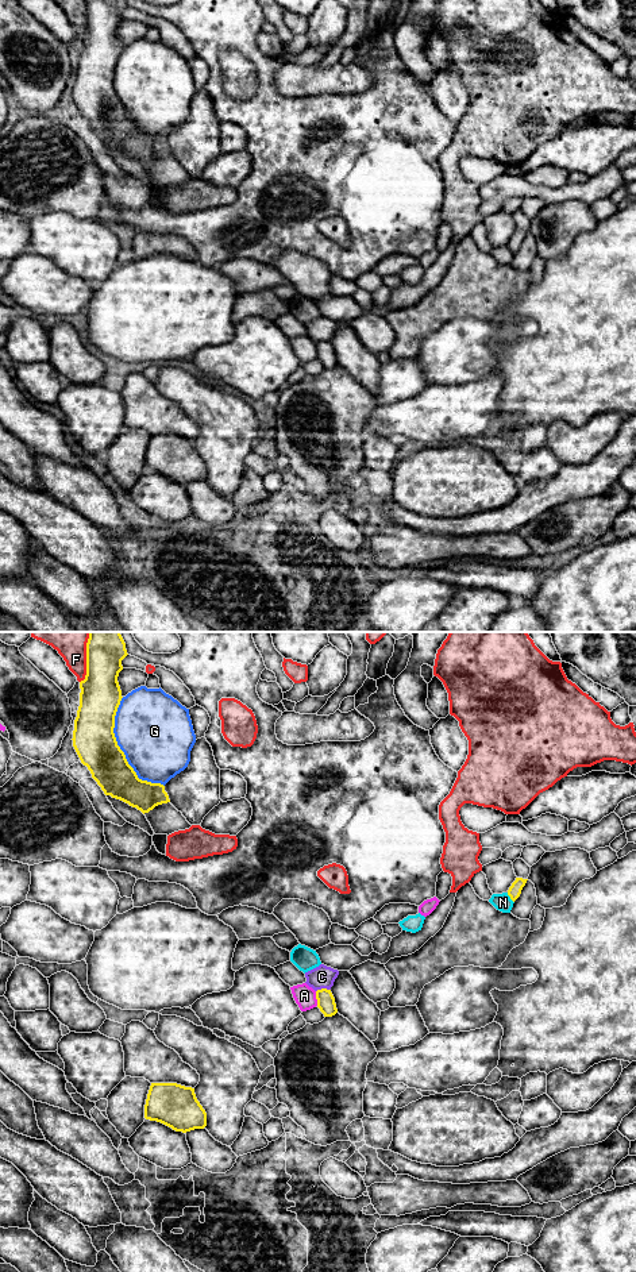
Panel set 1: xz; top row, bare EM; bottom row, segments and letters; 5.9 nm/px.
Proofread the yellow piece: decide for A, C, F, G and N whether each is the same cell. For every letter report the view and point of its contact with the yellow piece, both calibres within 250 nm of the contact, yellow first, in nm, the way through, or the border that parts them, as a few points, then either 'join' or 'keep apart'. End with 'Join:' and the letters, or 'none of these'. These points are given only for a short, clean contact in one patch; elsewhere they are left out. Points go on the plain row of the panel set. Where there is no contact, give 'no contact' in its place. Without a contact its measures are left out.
A: contact xz (316, 350); calibres 110 and 130 nm; border xz (315, 343), (318, 357); keep apart
C: contact xz (323, 340); calibres 110 and 140 nm; way xz (326, 354), (323, 340), (322, 328); join
F: contact xz (87, 18); calibres 240 and 130 nm; keep apart
G: contact xz (120, 101); calibres 260 and 440 nm; keep apart
N: contact xz (511, 250); calibres 80 and 110 nm; keep apart
Join: C

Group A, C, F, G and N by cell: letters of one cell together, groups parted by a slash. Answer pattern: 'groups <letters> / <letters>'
groups A / C / F / G / N

